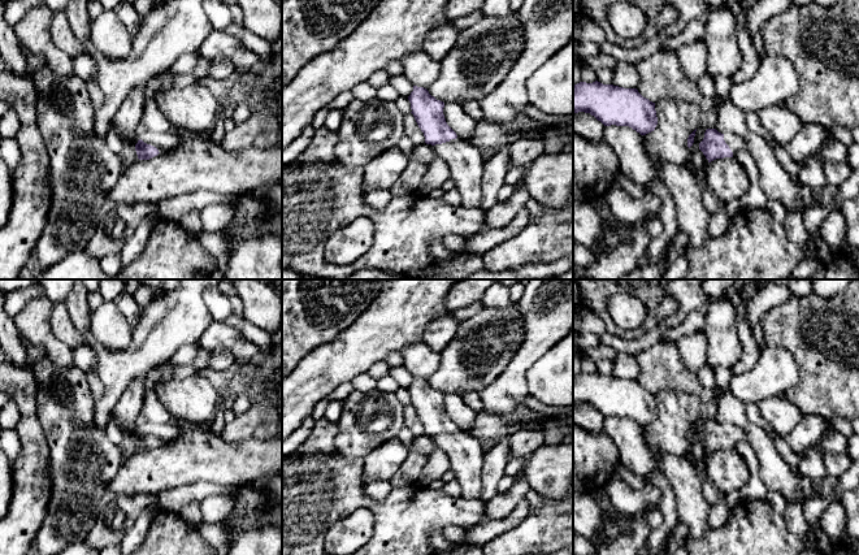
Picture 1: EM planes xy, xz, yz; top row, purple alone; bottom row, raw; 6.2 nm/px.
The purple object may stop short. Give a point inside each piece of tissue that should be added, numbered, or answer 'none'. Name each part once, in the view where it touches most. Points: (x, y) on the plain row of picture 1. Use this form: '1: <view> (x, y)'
1: xz (465, 452)

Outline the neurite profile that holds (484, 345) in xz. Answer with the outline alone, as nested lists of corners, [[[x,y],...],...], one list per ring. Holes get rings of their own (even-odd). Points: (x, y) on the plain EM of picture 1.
[[[517,303],[507,309],[483,307],[460,322],[428,382],[443,394],[461,396],[467,391],[480,393],[504,372],[522,338]]]

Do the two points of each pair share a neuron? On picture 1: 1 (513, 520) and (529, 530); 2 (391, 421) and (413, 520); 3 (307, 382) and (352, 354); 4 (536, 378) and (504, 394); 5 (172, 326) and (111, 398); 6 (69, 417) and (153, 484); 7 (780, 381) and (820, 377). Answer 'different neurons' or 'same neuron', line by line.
1: different neurons
2: different neurons
3: same neuron
4: different neurons
5: same neuron
6: different neurons
7: different neurons

